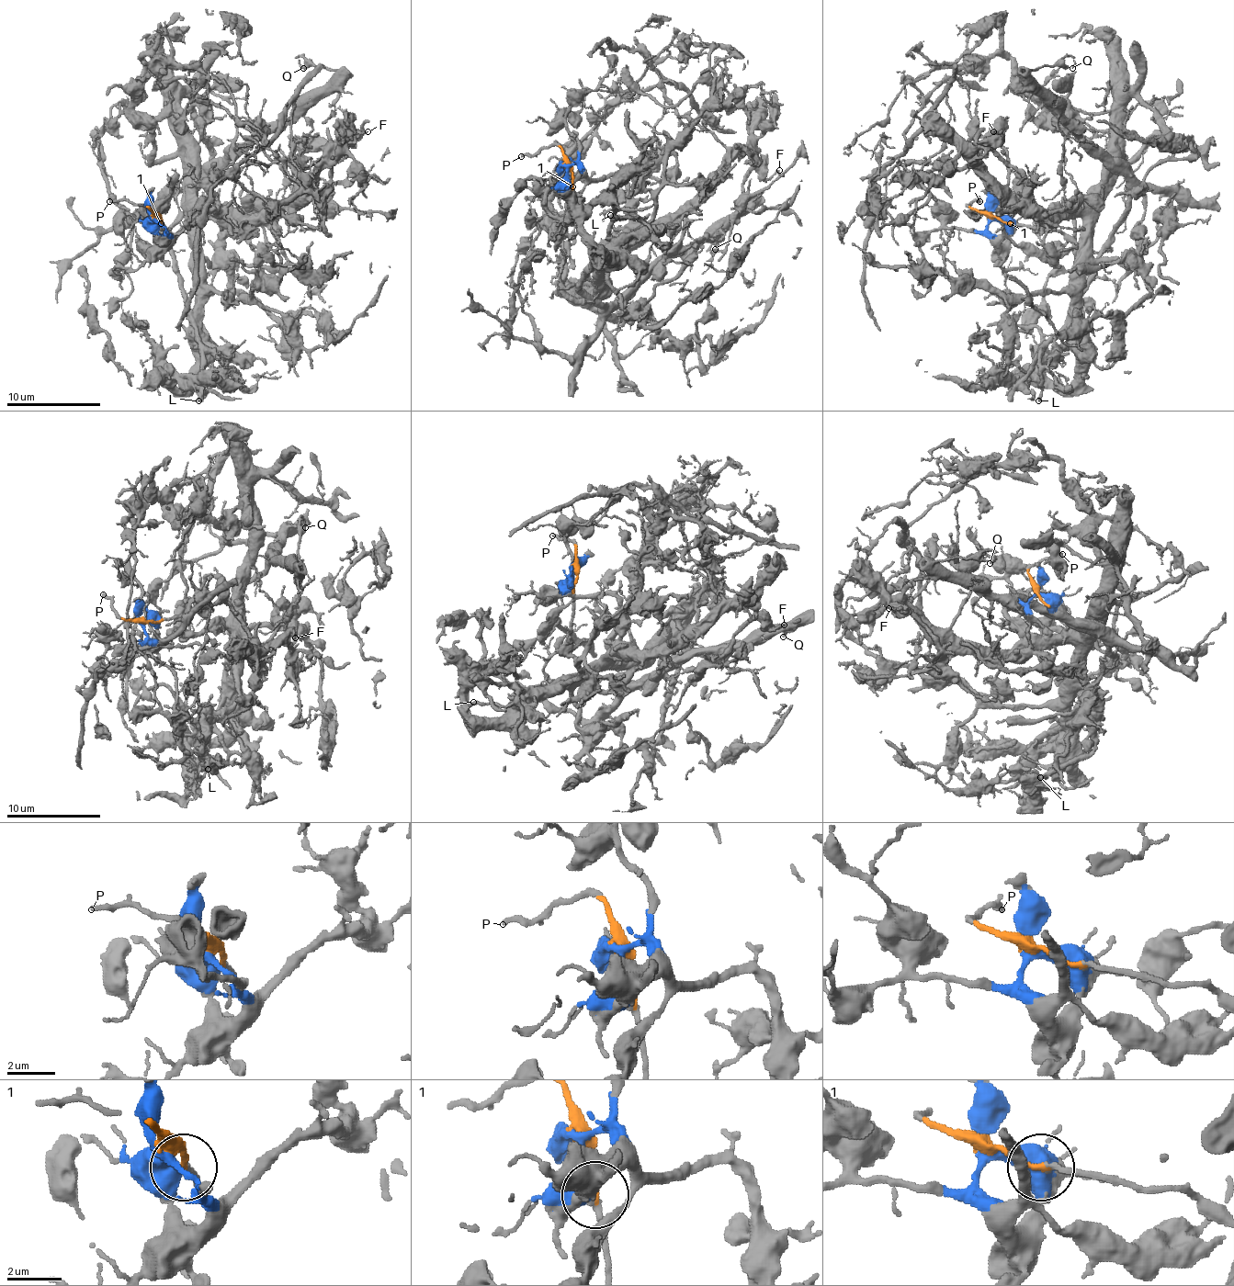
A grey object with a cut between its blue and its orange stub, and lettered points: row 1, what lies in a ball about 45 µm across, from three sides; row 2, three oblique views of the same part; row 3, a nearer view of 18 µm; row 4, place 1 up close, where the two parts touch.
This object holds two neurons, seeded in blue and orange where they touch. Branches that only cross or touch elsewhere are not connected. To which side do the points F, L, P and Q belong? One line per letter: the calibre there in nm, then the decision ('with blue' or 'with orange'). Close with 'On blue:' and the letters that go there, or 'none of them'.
F: 120 nm | with blue
L: 280 nm | with orange
P: 240 nm | with orange
Q: 130 nm | with orange
On blue: F

